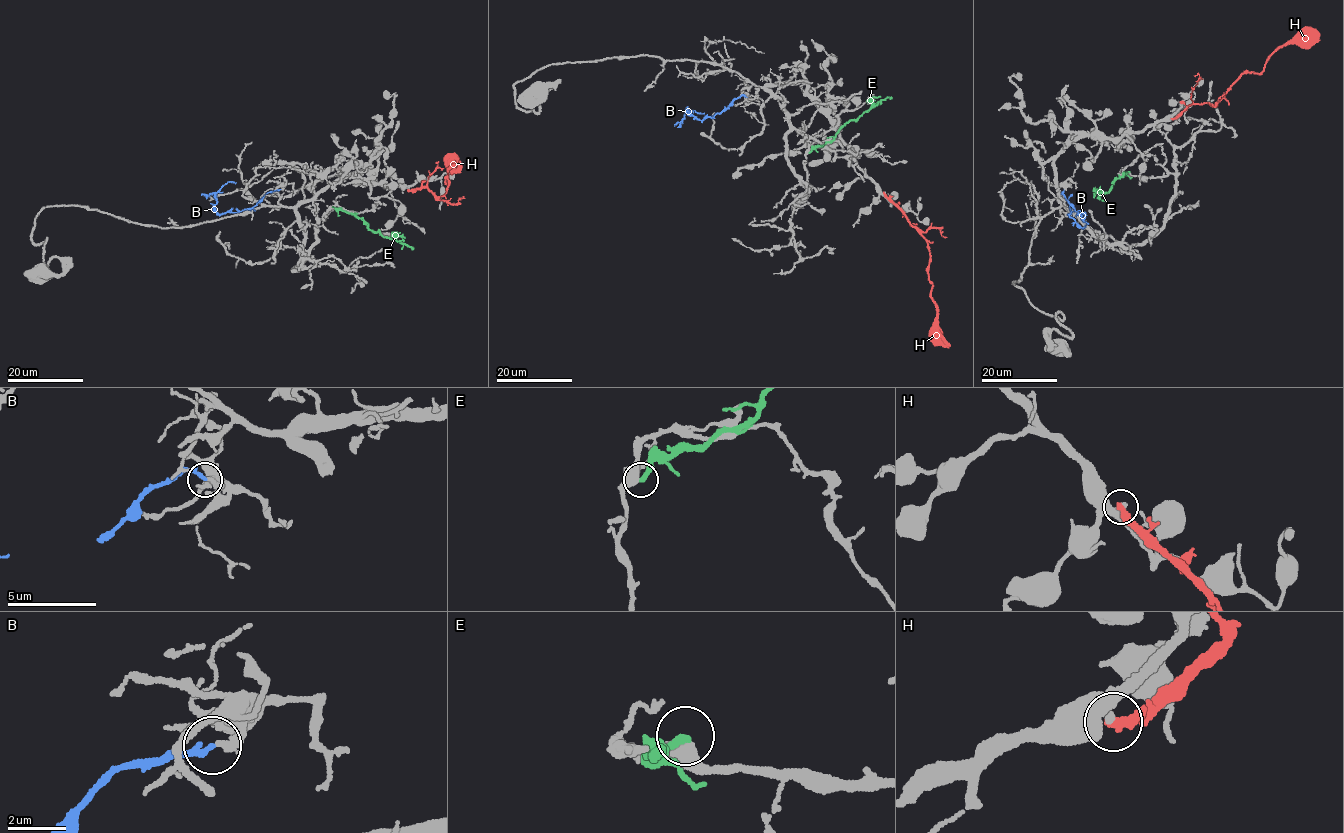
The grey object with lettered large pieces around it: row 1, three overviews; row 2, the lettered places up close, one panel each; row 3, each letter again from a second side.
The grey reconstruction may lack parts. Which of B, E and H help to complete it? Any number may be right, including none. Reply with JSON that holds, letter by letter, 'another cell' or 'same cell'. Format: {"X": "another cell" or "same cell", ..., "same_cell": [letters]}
{"B": "same cell", "E": "another cell", "H": "another cell", "same_cell": ["B"]}

